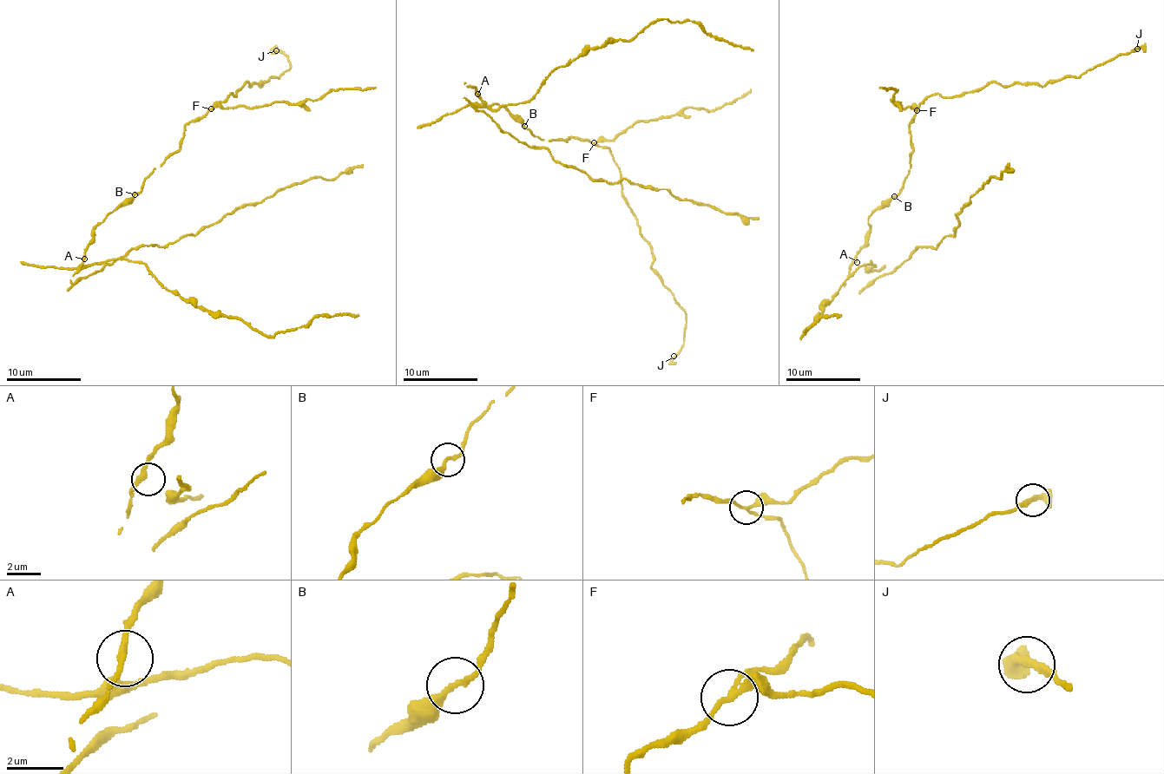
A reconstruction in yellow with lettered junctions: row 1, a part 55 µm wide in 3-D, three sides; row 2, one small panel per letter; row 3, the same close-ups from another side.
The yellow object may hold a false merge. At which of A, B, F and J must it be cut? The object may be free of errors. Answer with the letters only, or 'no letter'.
F

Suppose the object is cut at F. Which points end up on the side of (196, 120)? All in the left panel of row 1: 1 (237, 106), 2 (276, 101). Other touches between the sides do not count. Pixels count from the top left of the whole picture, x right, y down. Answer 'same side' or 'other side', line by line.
1: other side
2: other side

